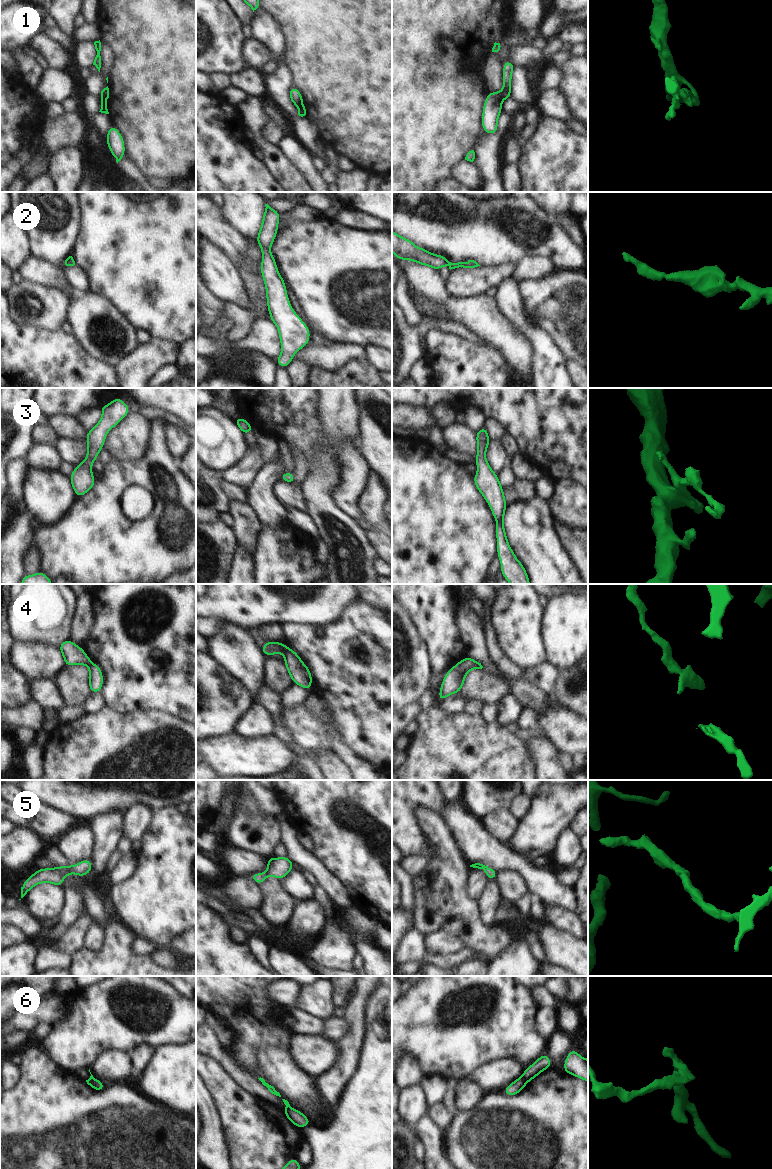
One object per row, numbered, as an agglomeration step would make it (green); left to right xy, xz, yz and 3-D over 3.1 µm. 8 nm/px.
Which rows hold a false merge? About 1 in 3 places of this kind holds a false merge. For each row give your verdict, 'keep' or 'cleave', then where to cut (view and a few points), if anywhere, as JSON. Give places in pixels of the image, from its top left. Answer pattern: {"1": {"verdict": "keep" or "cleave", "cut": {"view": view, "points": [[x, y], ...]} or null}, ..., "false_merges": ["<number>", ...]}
{"1": {"verdict": "cleave", "cut": {"view": "xy", "points": [[99, 96], [106, 101]]}}, "2": {"verdict": "keep", "cut": null}, "3": {"verdict": "keep", "cut": null}, "4": {"verdict": "cleave", "cut": {"view": "xz", "points": [[288, 647], [284, 654]]}}, "5": {"verdict": "keep", "cut": null}, "6": {"verdict": "cleave", "cut": {"view": "yz", "points": [[521, 1077], [527, 1082]]}}, "false_merges": ["1", "4", "6"]}

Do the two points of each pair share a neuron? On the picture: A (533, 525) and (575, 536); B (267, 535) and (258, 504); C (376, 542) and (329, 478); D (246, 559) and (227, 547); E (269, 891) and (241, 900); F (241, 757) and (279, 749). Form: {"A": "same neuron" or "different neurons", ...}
{"A": "different neurons", "B": "different neurons", "C": "different neurons", "D": "different neurons", "E": "different neurons", "F": "same neuron"}

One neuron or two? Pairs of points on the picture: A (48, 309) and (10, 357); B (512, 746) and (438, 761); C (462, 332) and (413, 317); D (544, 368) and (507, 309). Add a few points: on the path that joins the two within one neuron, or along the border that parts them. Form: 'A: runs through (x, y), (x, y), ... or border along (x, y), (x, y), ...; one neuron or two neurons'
A: border along (12, 320), (19, 325), (58, 330); two neurons
B: runs through (494, 761), (456, 761); one neuron
C: border along (423, 316), (422, 322), (415, 328); two neurons
D: runs through (544, 353), (541, 341), (522, 321); one neuron

